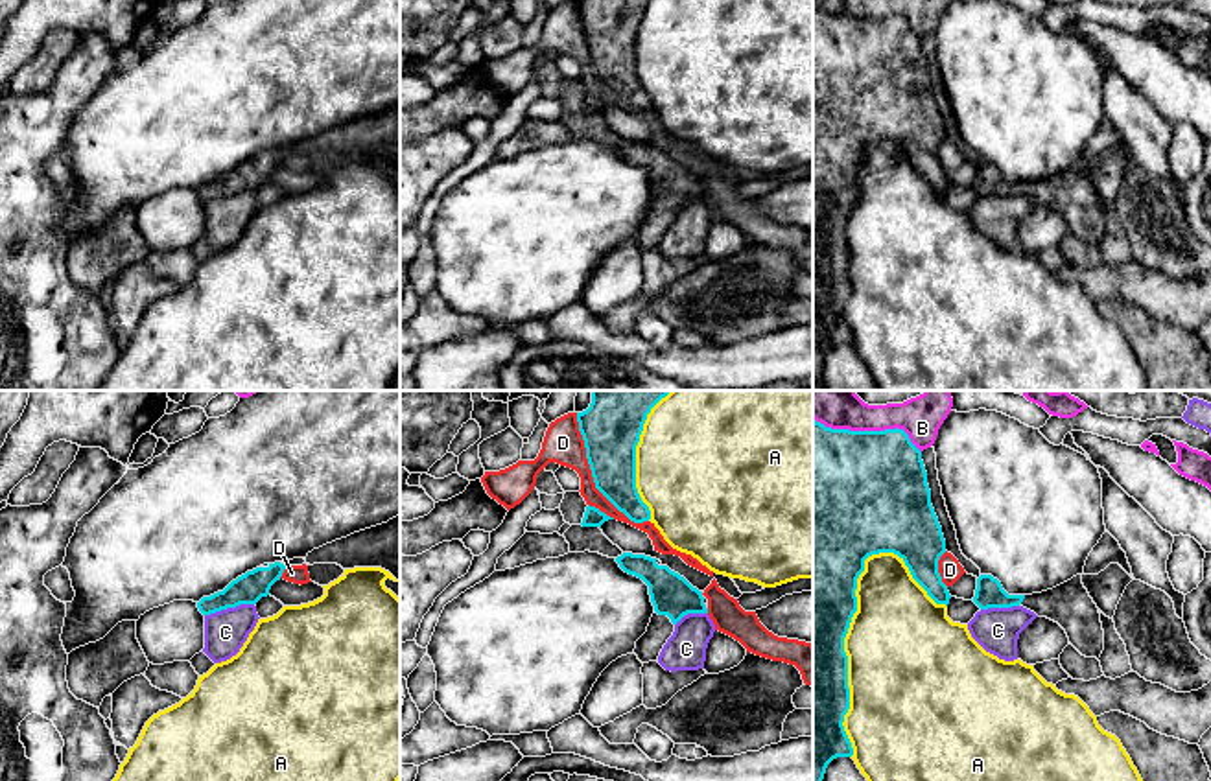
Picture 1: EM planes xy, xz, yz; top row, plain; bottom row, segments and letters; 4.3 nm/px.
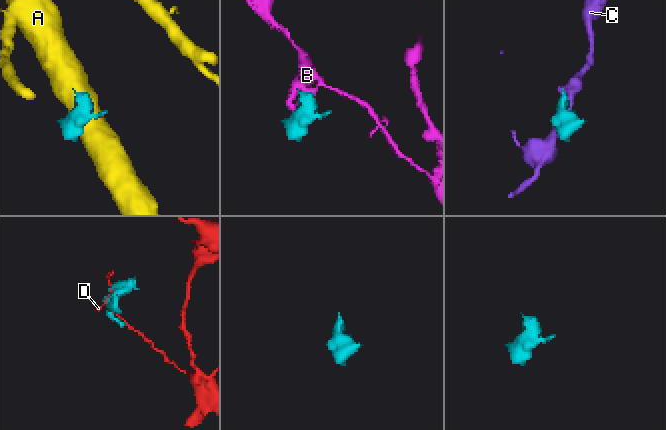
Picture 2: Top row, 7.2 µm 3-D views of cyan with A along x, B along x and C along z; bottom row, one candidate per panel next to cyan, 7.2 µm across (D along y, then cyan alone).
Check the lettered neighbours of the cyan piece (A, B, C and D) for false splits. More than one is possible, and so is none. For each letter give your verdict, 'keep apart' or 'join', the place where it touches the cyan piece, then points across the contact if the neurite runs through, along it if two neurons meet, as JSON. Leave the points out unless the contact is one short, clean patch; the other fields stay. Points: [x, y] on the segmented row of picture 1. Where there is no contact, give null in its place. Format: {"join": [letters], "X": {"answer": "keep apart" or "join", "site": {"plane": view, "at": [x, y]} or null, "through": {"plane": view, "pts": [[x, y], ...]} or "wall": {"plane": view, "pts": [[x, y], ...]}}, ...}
{"join": [], "A": {"answer": "keep apart", "site": {"plane": "yz", "at": [843, 645]}}, "B": {"answer": "keep apart", "site": {"plane": "yz", "at": [869, 431]}}, "C": {"answer": "keep apart", "site": {"plane": "xy", "at": [229, 606]}}, "D": {"answer": "keep apart", "site": {"plane": "xz", "at": [592, 476]}}}

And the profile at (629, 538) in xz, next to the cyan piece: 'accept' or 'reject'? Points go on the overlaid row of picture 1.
reject

